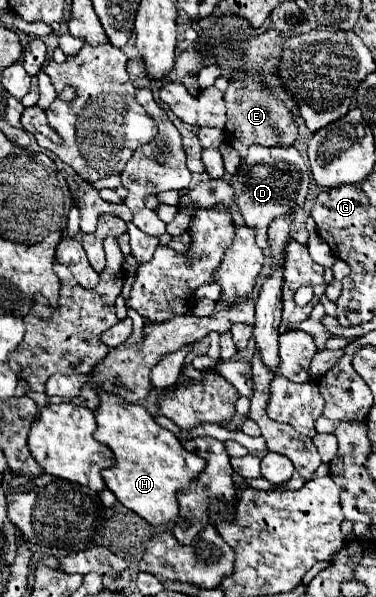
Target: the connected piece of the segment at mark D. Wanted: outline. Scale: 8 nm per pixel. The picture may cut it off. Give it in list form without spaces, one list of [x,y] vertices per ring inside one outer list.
[[[252,145],[248,157],[244,159],[244,167],[236,175],[232,175],[230,185],[236,191],[236,203],[250,227],[256,229],[256,243],[260,249],[268,247],[268,223],[286,213],[294,213],[304,205],[308,195],[308,167],[296,147],[260,147]]]

